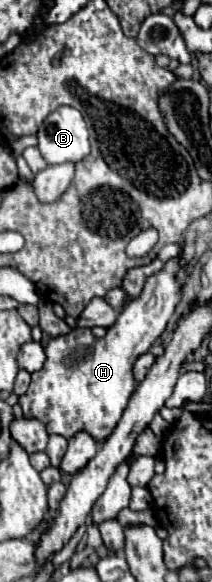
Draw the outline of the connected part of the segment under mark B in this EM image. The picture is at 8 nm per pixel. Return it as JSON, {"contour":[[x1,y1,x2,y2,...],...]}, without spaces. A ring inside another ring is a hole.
{"contour":[[59,106,41,124,39,150,47,164,81,162,89,154,89,132,81,112,73,106]]}

